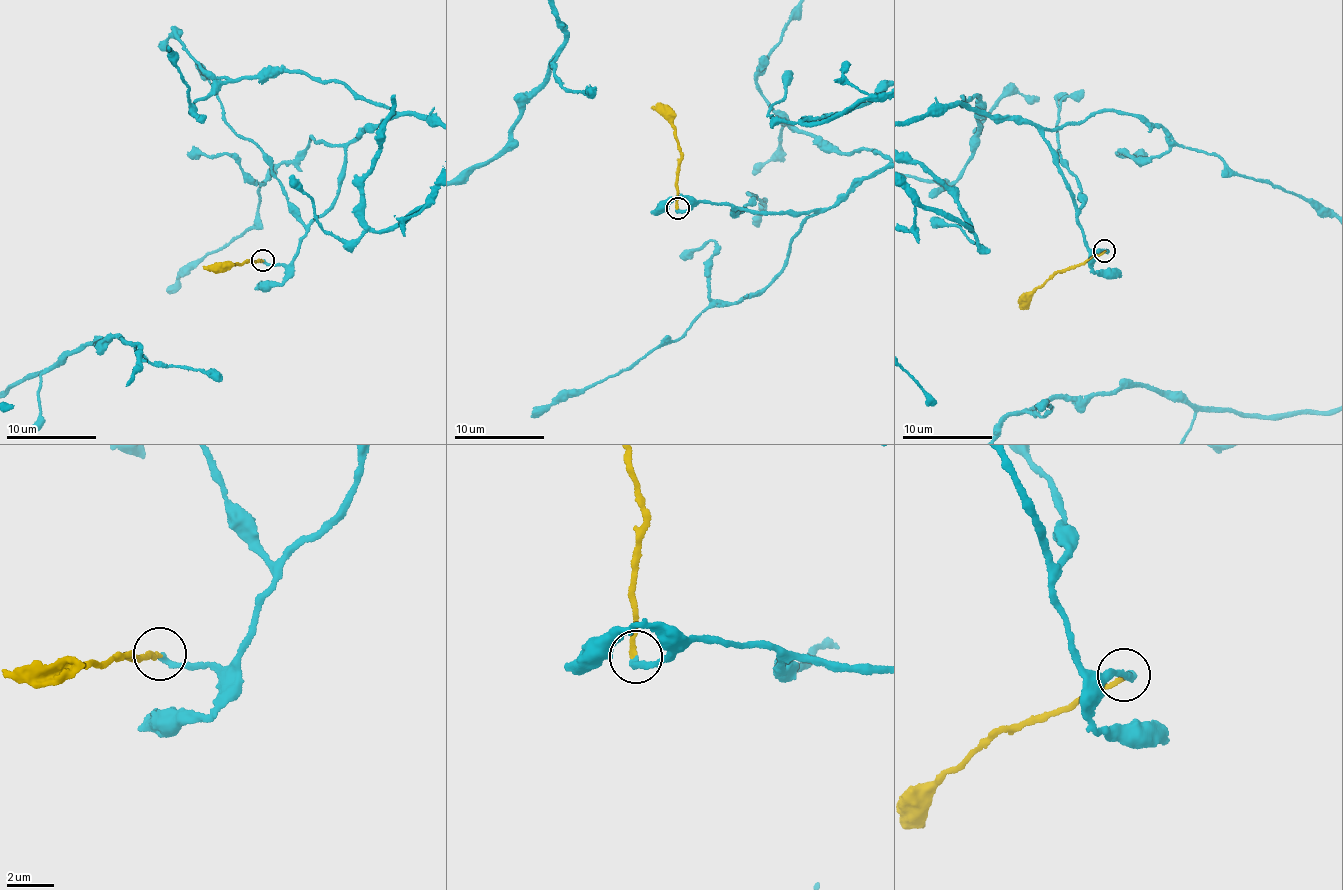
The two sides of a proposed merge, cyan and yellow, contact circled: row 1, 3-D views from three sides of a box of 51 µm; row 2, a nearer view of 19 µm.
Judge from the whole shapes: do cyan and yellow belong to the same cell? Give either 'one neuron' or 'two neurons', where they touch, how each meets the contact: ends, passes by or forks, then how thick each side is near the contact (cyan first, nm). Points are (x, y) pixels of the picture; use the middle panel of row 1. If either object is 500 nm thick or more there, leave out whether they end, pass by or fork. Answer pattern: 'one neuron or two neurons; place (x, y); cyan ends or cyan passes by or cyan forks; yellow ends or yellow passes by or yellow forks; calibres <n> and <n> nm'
one neuron; place (678, 208); cyan ends; yellow ends; calibres 280 and 220 nm

